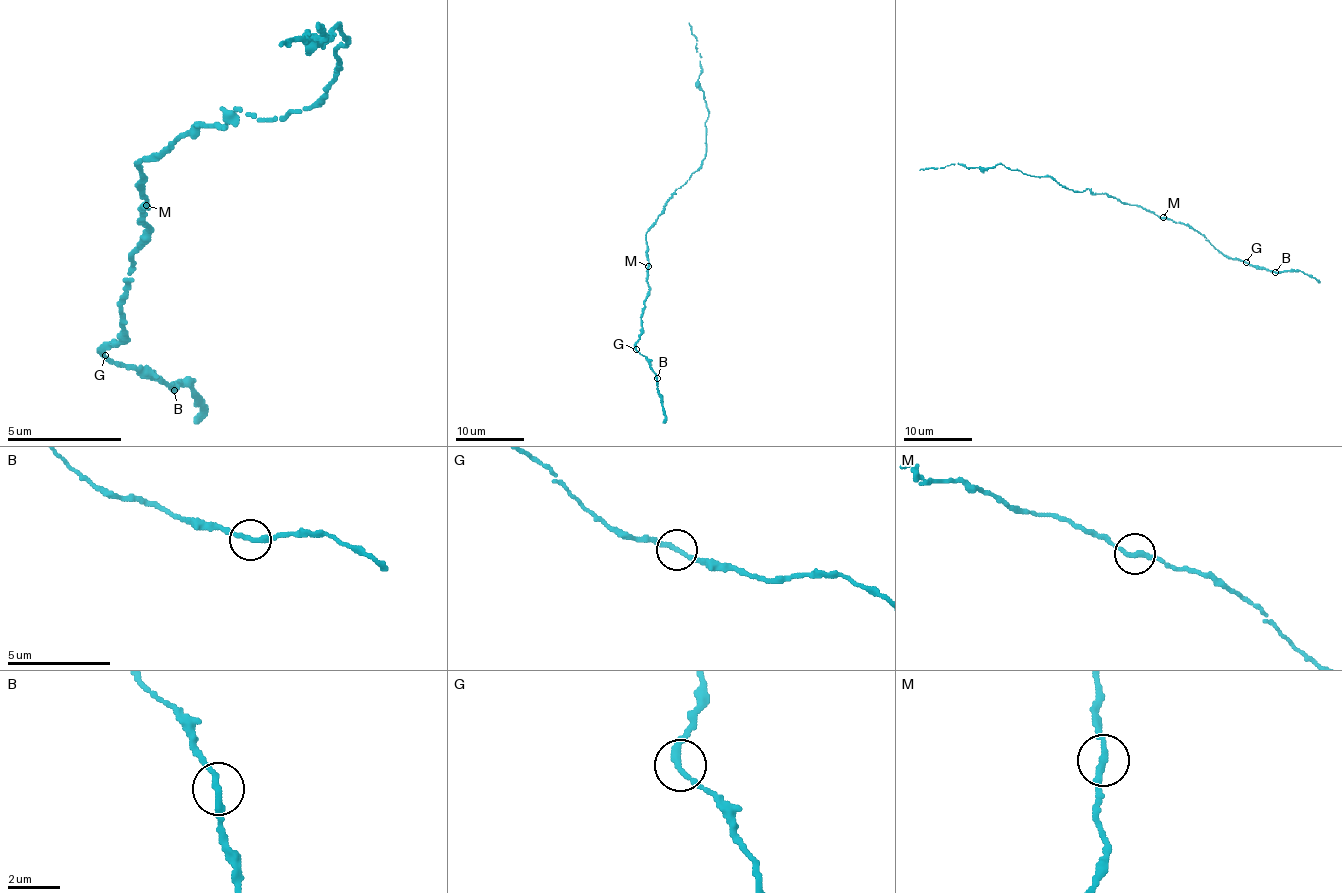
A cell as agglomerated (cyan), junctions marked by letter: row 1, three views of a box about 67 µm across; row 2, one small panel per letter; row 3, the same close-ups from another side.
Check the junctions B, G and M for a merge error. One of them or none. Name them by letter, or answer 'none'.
none

